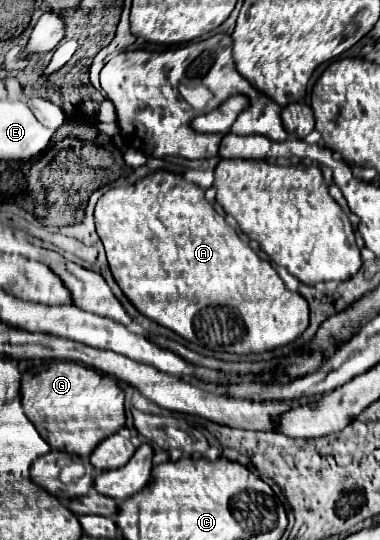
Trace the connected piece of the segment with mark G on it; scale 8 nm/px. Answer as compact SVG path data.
M54 360L30 368L22 376L22 400L26 416L34 420L40 436L44 436L52 448L80 458L88 458L104 438L126 426L124 392L118 380L78 362Z

